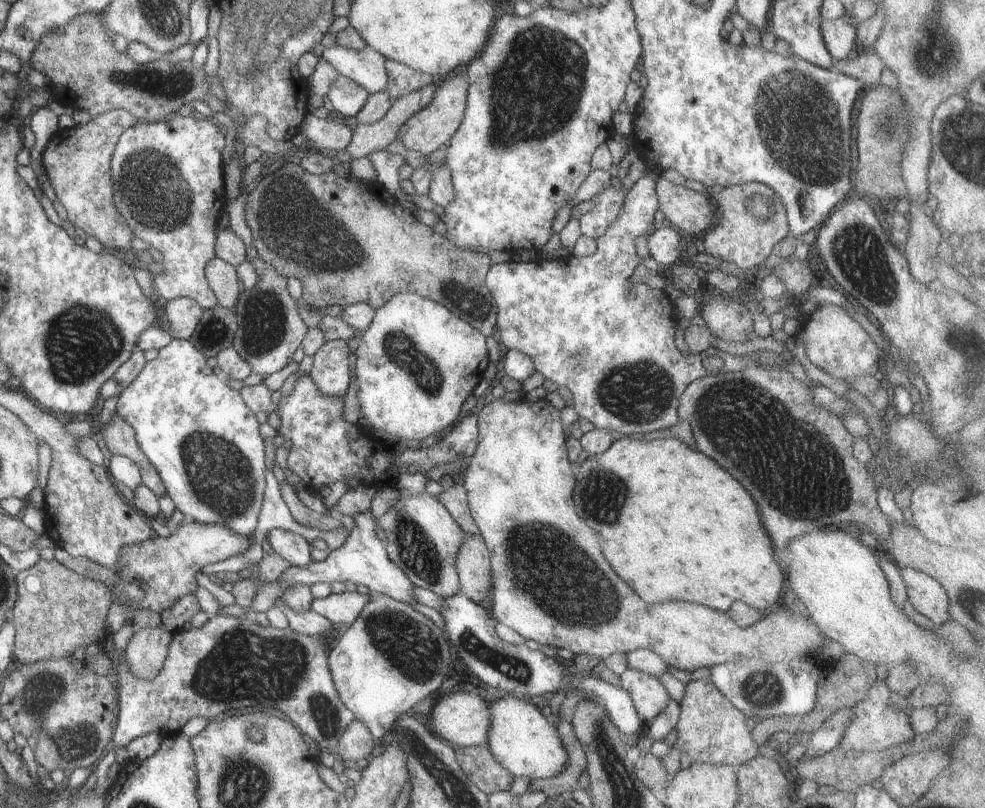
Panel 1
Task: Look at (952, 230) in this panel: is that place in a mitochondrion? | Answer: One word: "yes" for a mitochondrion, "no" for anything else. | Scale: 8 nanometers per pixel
no

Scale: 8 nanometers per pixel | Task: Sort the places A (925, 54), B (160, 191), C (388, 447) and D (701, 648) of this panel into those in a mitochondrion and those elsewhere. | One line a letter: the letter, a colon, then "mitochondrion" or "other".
A: mitochondrion
B: mitochondrion
C: other
D: other

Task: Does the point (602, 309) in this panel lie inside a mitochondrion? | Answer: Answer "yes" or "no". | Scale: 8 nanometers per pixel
no

